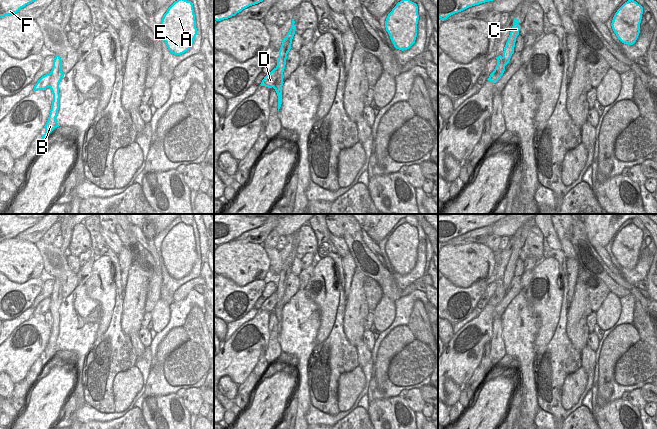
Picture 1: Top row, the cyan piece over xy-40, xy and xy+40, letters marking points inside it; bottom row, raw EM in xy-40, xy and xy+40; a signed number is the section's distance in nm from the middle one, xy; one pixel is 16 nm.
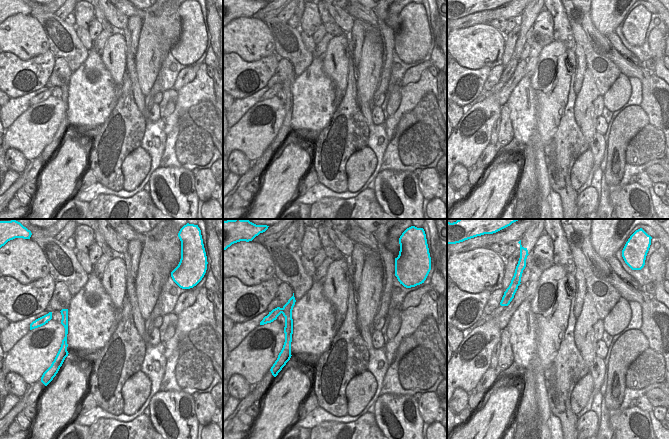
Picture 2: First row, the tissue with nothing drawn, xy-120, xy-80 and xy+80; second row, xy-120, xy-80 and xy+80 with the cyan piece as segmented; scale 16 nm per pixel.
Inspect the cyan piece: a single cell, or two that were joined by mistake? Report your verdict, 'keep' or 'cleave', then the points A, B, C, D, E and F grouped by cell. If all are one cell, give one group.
cleave; A C D E F / B

